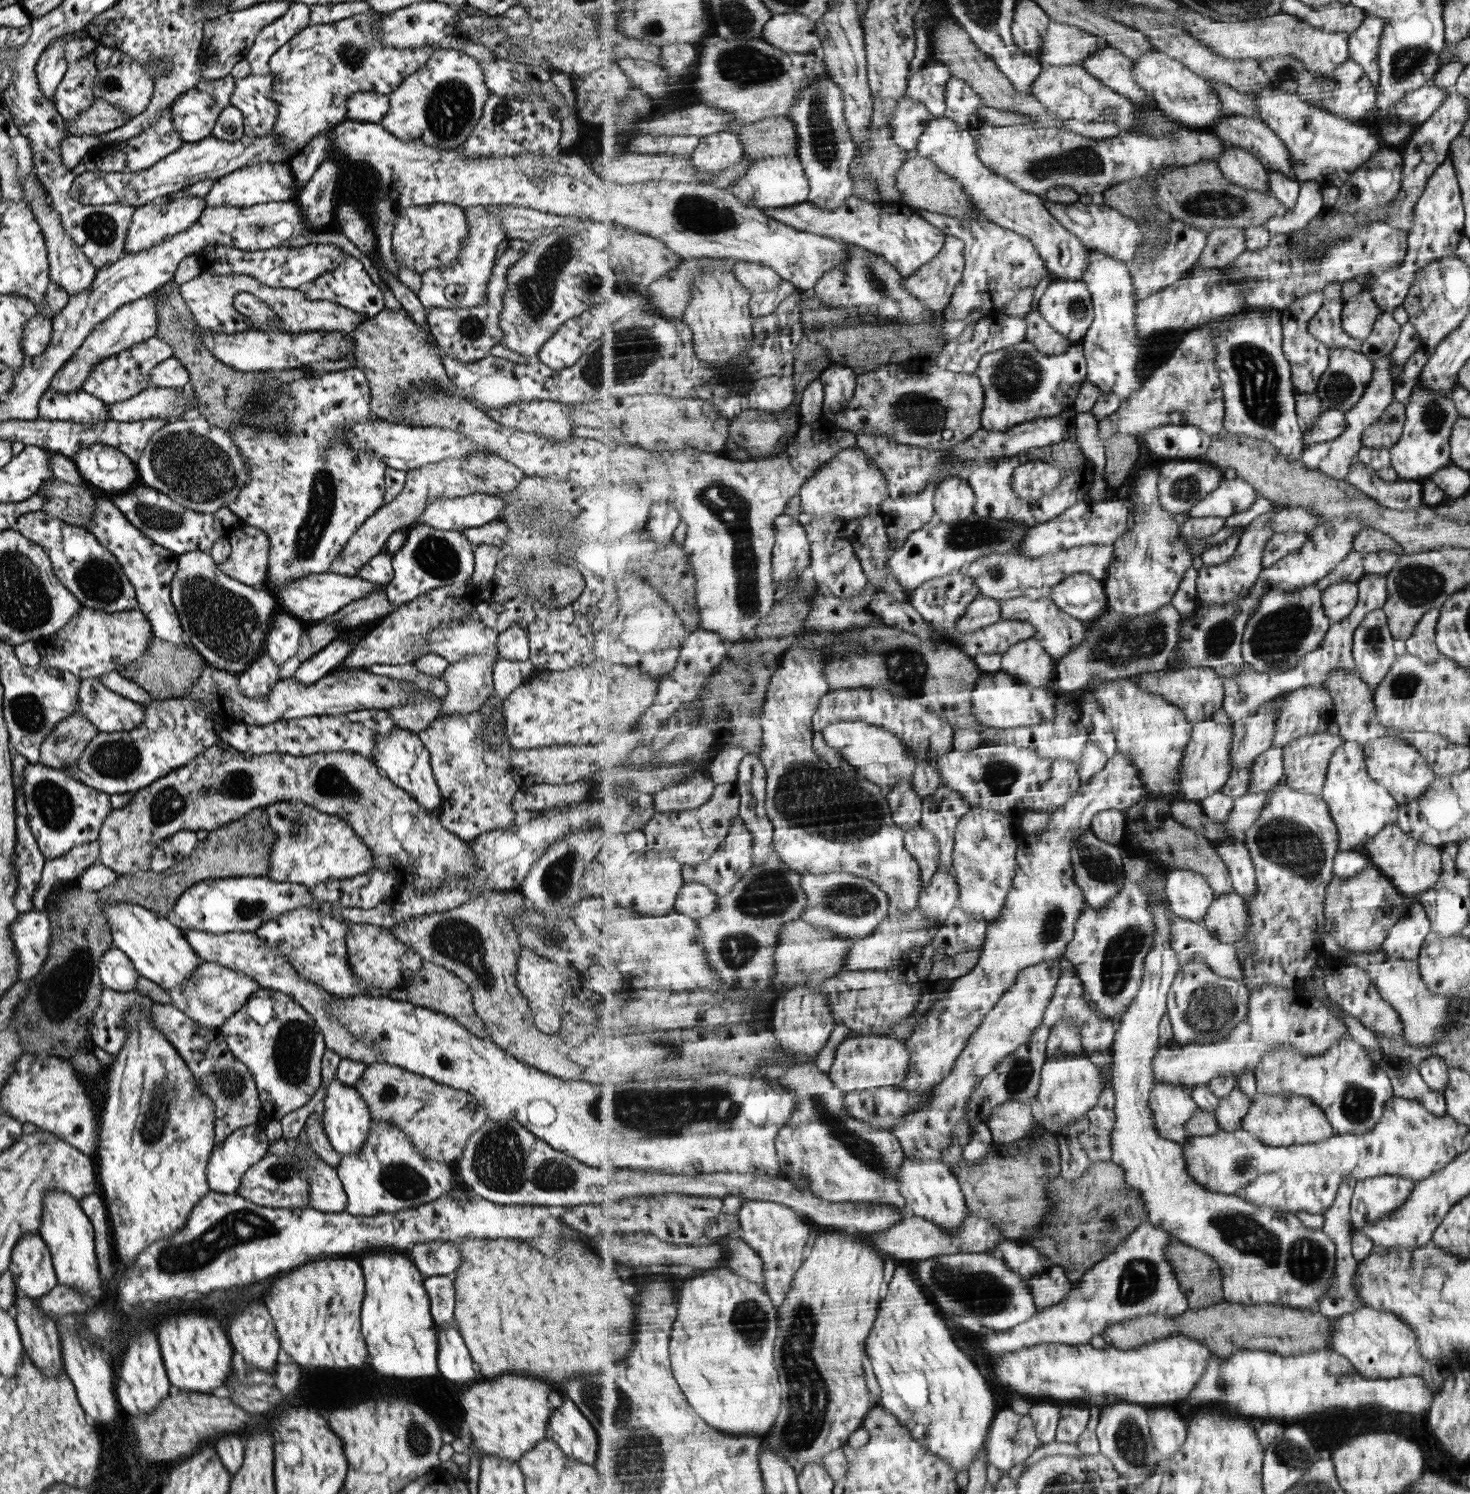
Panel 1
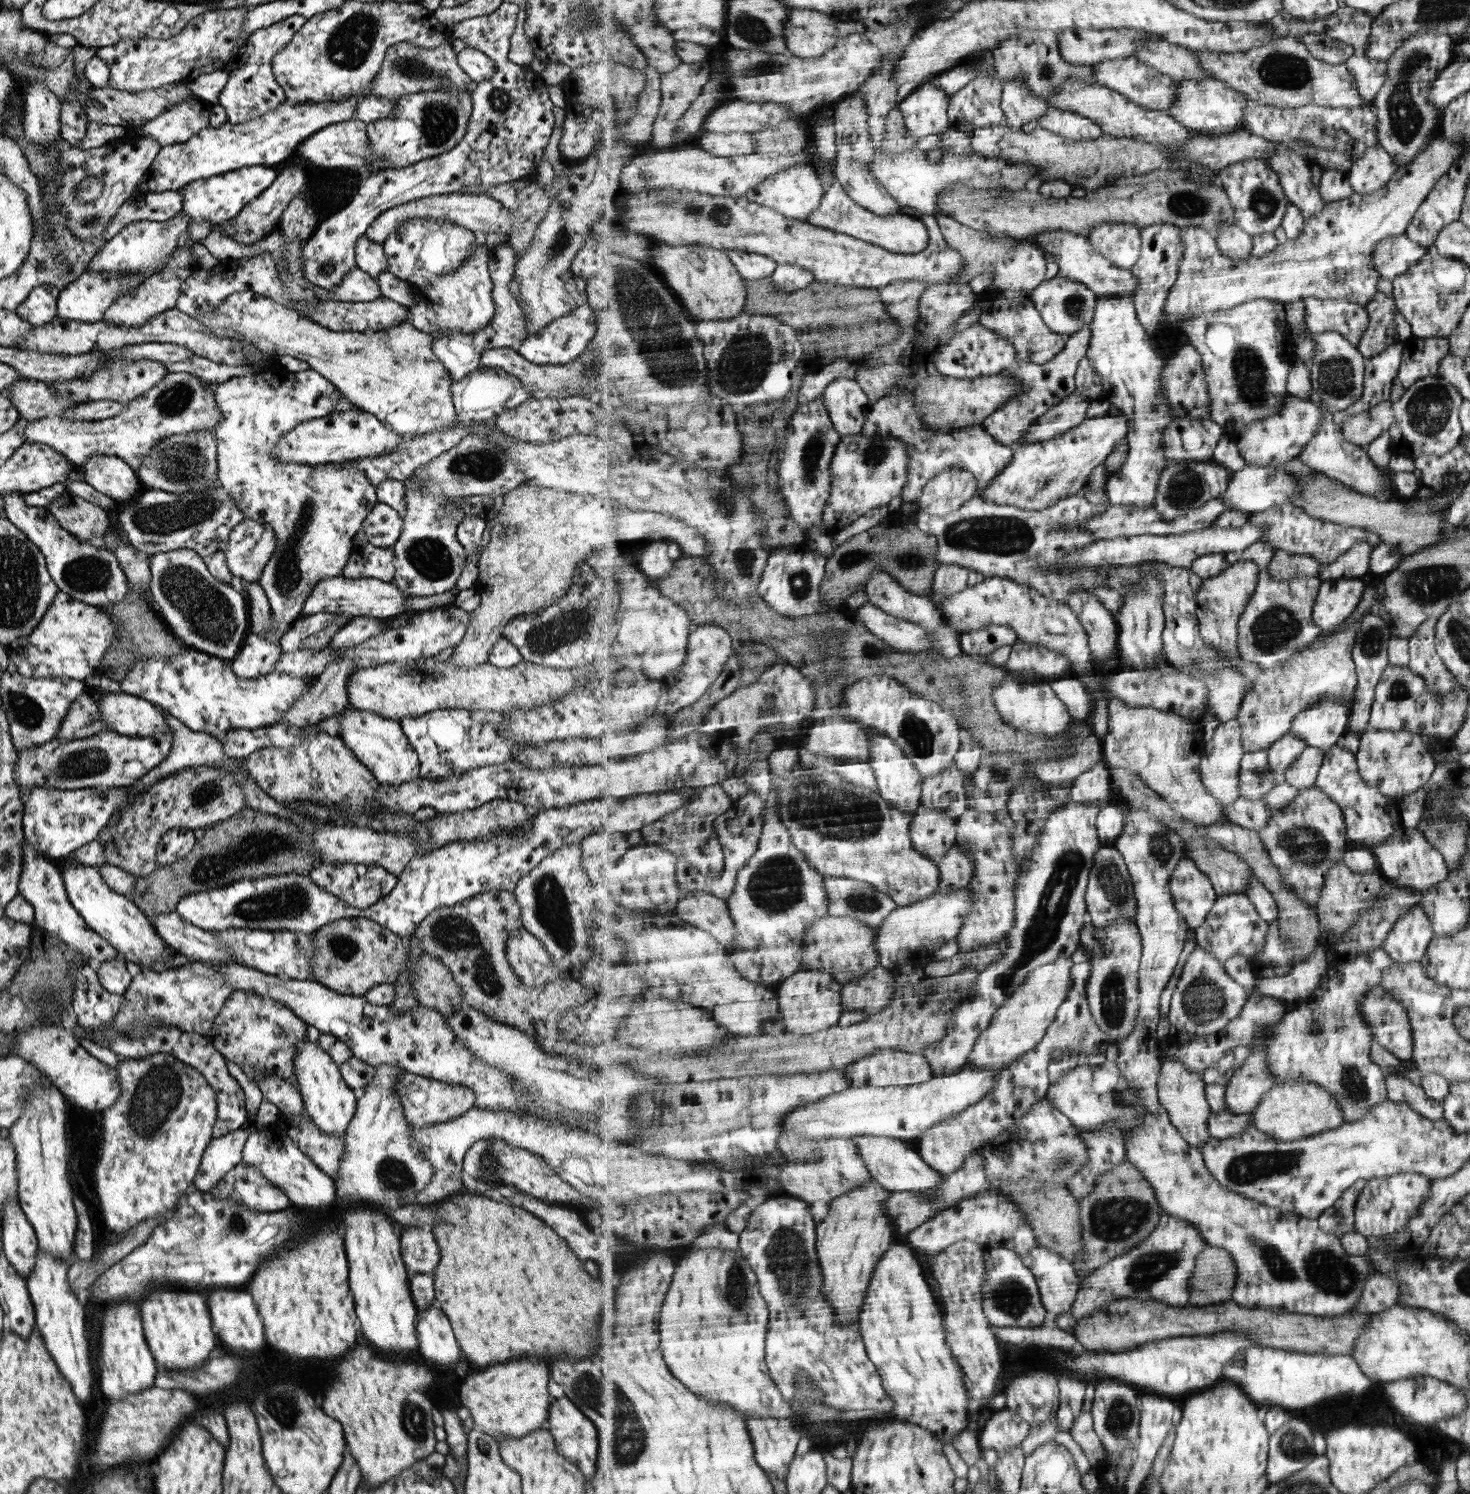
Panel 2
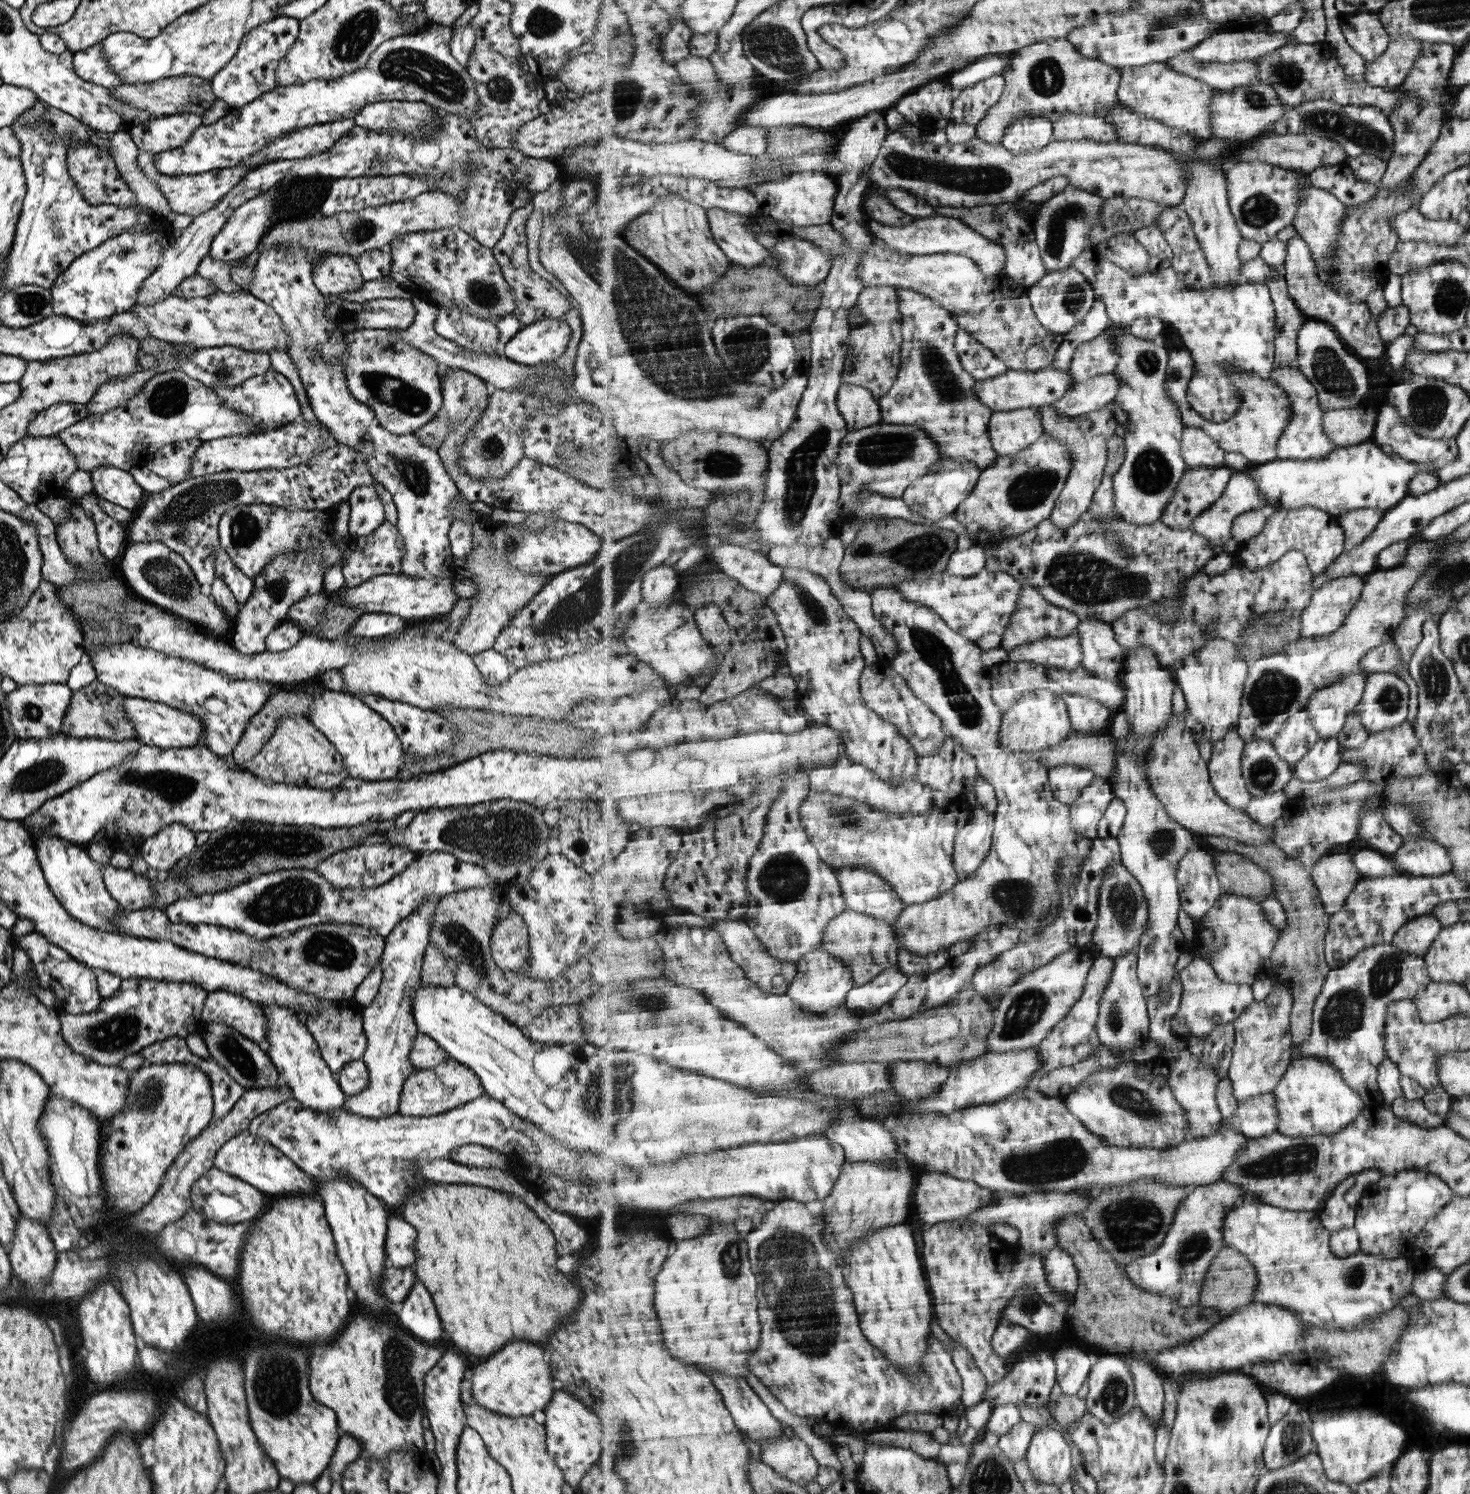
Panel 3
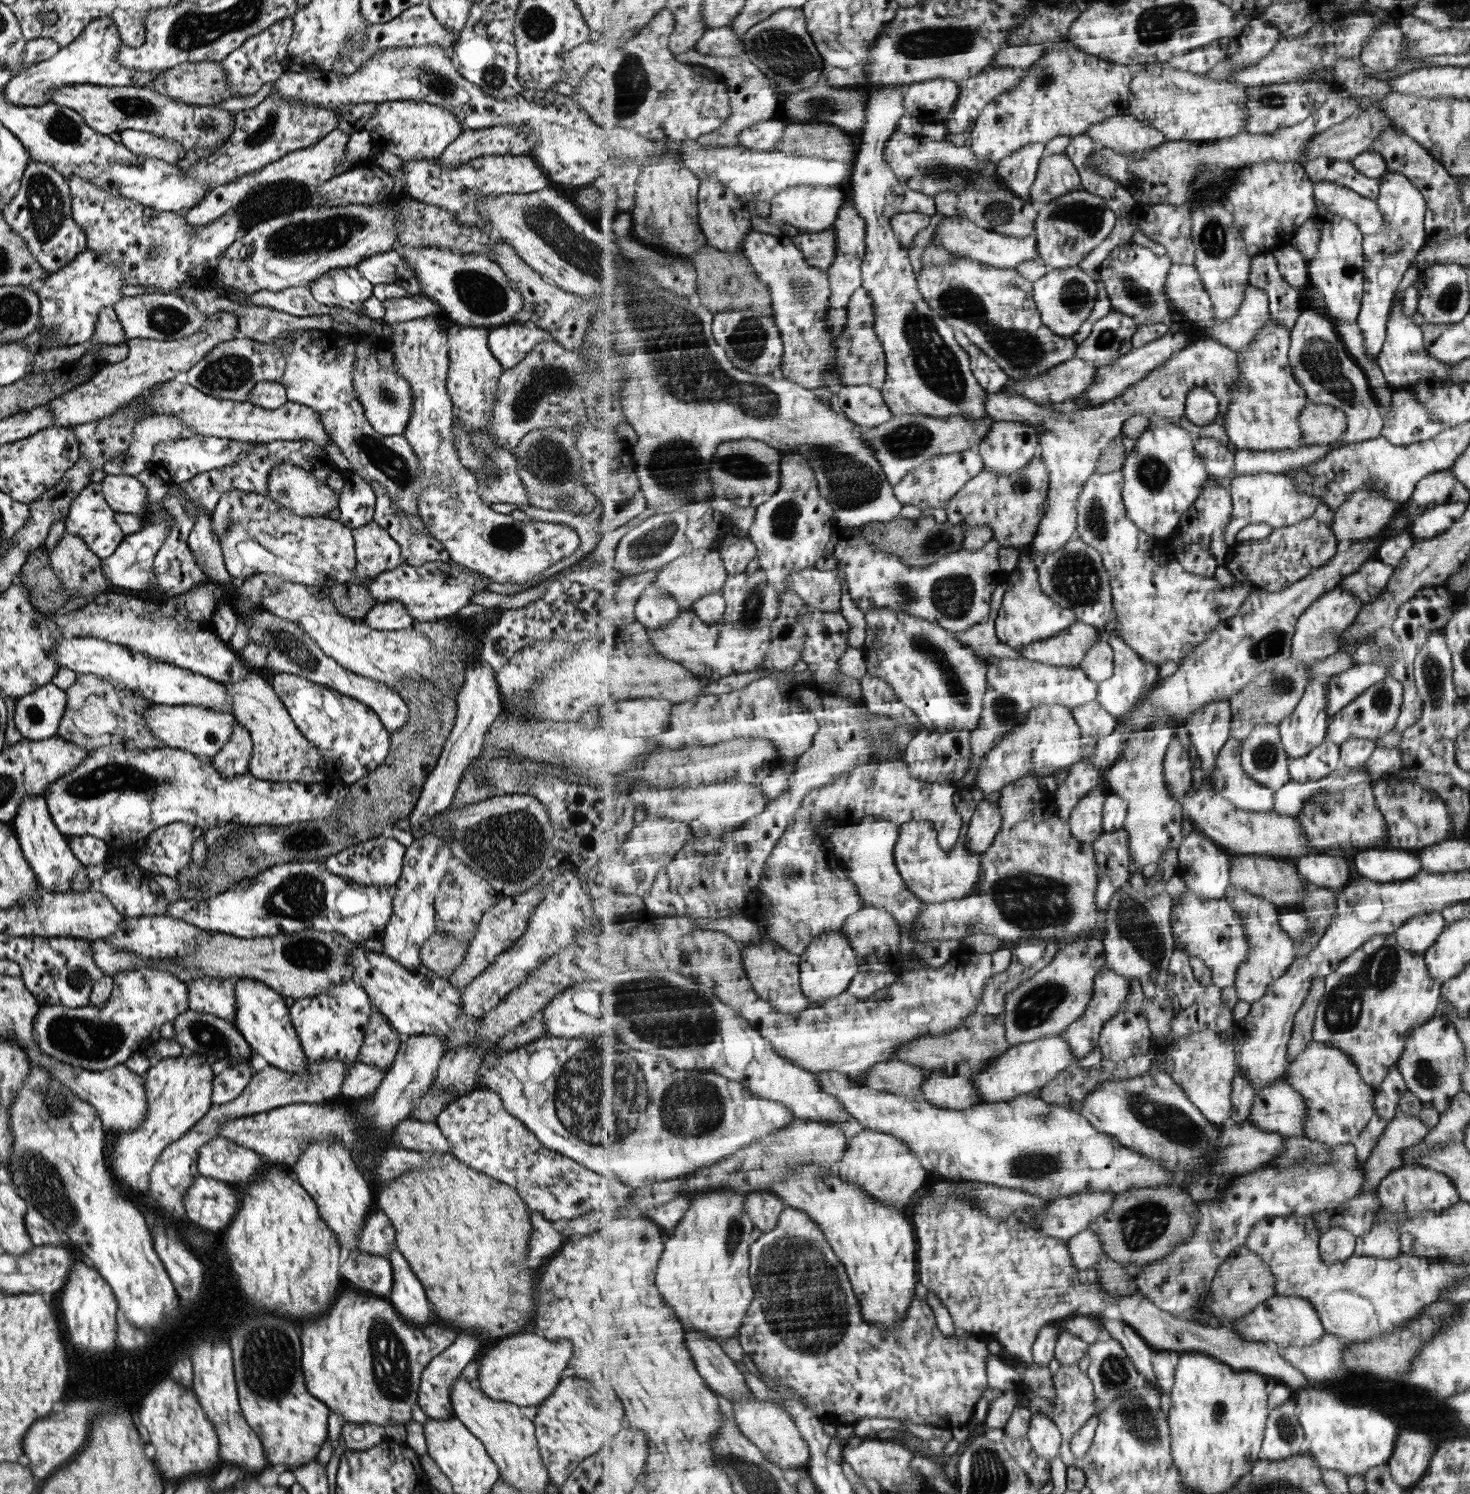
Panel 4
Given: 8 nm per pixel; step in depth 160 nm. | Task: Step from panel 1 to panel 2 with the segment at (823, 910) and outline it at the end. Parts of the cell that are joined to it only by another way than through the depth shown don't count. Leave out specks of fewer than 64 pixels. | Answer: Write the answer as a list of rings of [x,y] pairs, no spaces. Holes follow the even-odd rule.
[[[826,877],[830,910],[834,917],[853,917],[867,926],[880,927],[898,908],[898,903],[871,883],[852,878]]]

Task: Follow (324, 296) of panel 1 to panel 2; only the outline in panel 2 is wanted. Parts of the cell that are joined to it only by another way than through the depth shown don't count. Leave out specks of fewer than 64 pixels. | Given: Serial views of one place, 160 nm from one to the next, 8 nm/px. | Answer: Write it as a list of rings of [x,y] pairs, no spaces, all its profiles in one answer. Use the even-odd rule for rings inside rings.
[[[354,266],[341,280],[341,285],[329,290],[341,302],[371,302],[381,297],[375,279]]]

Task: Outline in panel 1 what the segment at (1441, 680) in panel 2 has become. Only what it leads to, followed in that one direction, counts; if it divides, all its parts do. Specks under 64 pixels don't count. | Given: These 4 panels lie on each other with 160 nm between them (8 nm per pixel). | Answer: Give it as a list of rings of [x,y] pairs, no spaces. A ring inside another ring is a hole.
[[[1435,608],[1423,616],[1411,638],[1405,642],[1409,654],[1421,658],[1425,662],[1433,662],[1440,657],[1441,652],[1436,643],[1436,626],[1440,614],[1441,609]]]

